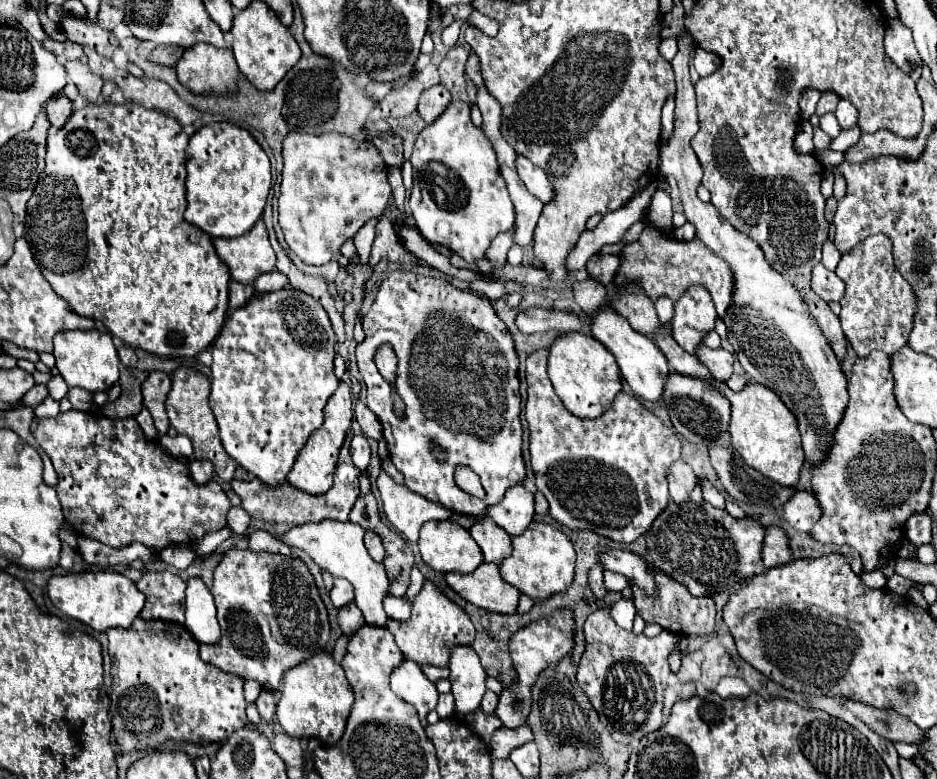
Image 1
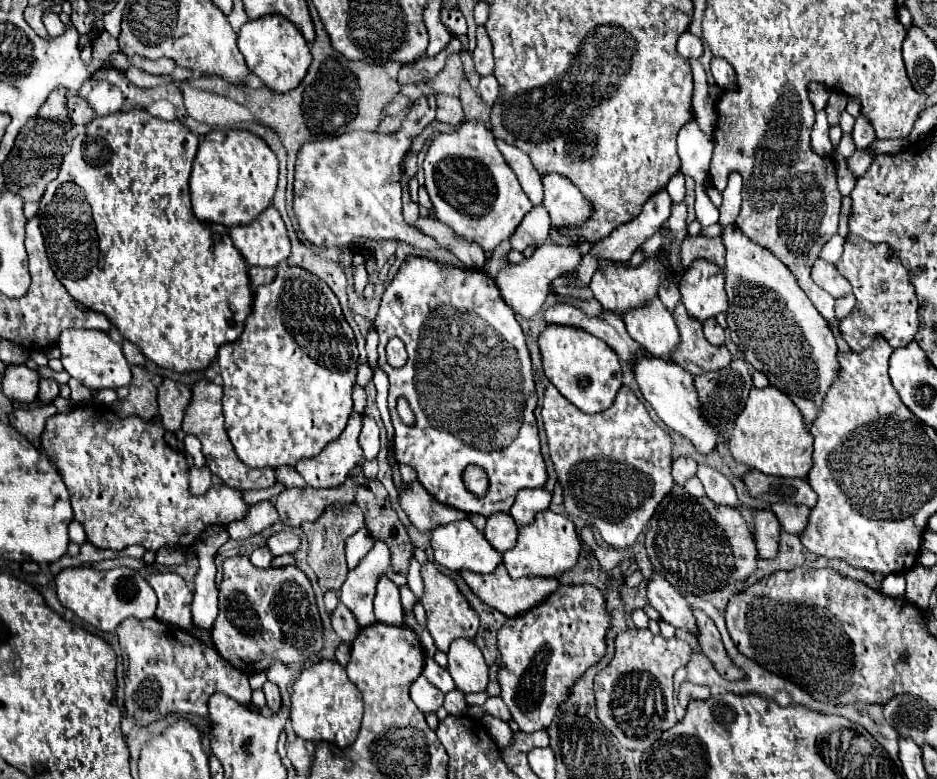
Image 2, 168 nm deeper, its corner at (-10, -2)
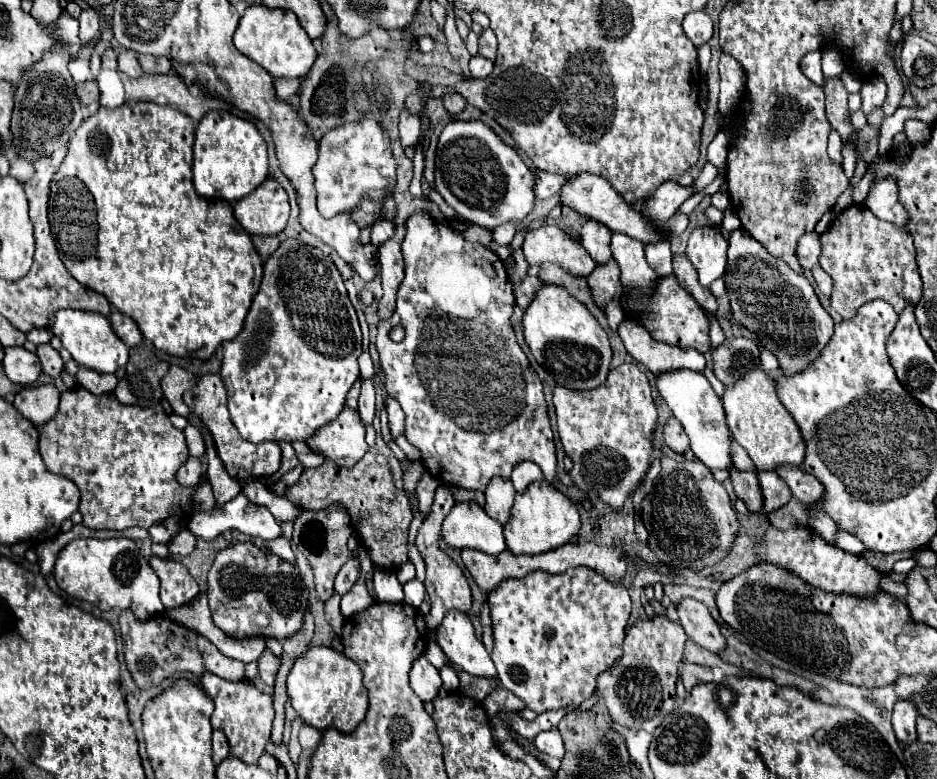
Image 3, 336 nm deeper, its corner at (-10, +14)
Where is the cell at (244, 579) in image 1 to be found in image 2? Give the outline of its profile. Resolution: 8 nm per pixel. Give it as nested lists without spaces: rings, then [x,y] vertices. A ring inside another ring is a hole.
[[[234,556],[224,560],[224,574],[218,586],[218,618],[212,628],[212,642],[220,656],[234,668],[254,674],[266,670],[274,662],[286,666],[302,666],[322,650],[322,622],[314,600],[314,590],[304,572],[296,566],[256,568],[248,556]]]

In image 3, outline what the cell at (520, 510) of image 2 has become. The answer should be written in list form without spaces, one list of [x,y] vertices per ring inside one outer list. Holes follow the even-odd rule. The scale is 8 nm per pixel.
[[[534,462],[516,464],[514,472],[510,476],[510,482],[514,484],[516,492],[526,492],[526,488],[536,480],[544,480],[544,476],[542,476],[542,470]]]

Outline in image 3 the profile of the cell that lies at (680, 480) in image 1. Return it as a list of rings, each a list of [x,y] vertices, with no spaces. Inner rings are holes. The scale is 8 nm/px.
[[[670,418],[668,424],[664,426],[664,440],[674,452],[680,452],[680,454],[684,454],[690,448],[690,440],[688,440],[684,428],[674,418]]]

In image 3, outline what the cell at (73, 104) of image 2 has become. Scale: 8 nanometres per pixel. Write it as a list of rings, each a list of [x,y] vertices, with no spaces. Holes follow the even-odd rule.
[[[88,80],[81,84],[76,84],[75,94],[78,96],[80,104],[89,108],[92,113],[98,110],[100,93],[95,80]]]

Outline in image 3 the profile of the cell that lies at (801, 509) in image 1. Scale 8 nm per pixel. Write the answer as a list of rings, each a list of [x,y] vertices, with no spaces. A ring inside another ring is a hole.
[[[758,472],[762,496],[764,496],[764,512],[776,512],[792,500],[792,492],[788,484],[780,480],[776,472]]]

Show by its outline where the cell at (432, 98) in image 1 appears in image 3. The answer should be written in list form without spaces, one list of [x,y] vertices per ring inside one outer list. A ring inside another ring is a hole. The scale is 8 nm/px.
[[[450,92],[450,94],[444,94],[442,96],[442,102],[444,102],[444,108],[450,112],[450,114],[458,114],[464,110],[466,106],[466,98],[458,92]]]

